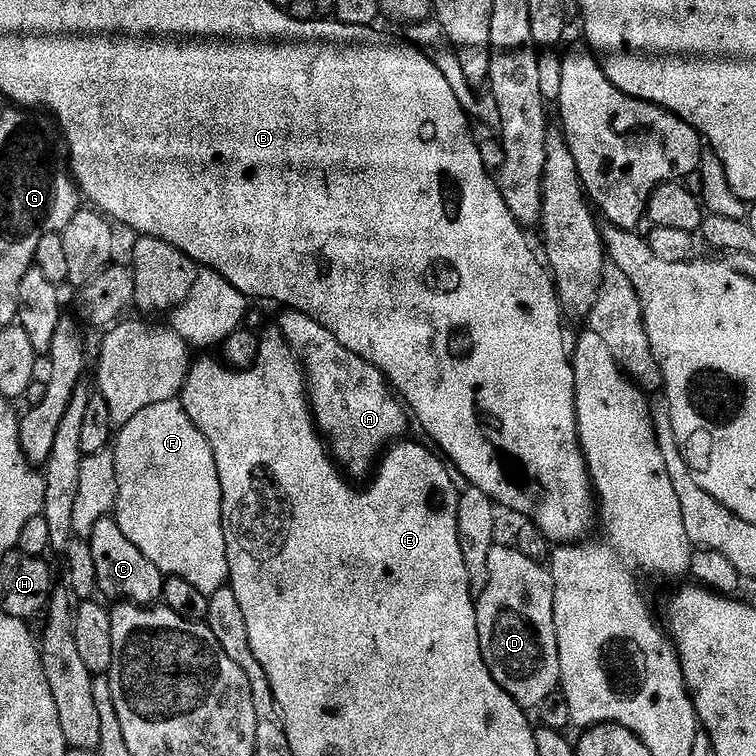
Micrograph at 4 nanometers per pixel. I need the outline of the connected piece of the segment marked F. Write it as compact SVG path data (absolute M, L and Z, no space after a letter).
M179 399L158 402L158 406L146 406L146 410L134 414L130 422L119 425L114 436L116 469L118 470L118 498L114 519L122 526L122 534L158 566L165 577L186 578L190 586L212 596L229 583L226 534L222 514L222 482L218 478L218 466L214 462L214 450L210 442L194 426L190 414Z

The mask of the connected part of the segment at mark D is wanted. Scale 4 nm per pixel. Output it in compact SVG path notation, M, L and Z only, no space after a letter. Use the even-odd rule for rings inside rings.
M503 542L493 544L490 550L490 558L488 559L488 581L486 582L486 590L482 590L478 594L476 601L476 617L478 618L478 638L482 646L482 654L486 666L490 670L490 674L498 682L498 686L502 686L502 690L509 692L515 700L520 703L521 708L525 710L539 709L540 705L545 702L548 695L560 688L560 663L558 662L558 634L554 626L554 582L552 581L552 573L539 560L531 560L526 558L526 554L522 554L515 546L508 548Z

